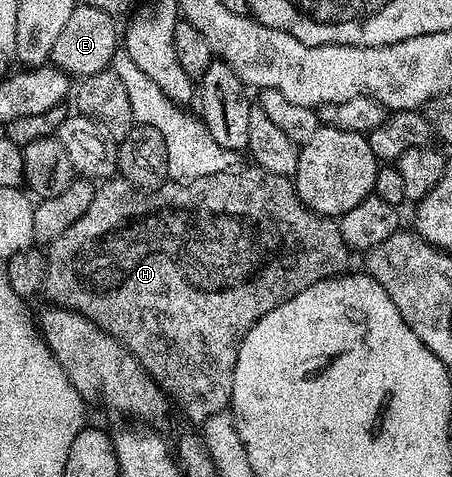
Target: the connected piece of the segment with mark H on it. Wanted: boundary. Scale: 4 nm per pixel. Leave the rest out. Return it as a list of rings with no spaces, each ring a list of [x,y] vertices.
[[[238,166],[227,172],[211,174],[207,178],[166,182],[161,188],[153,191],[140,191],[125,179],[110,178],[94,191],[91,206],[87,206],[80,218],[68,230],[63,230],[63,234],[59,234],[59,238],[55,238],[47,248],[49,265],[44,295],[49,295],[53,299],[50,301],[56,307],[70,308],[72,312],[83,314],[91,322],[98,324],[104,332],[110,332],[121,341],[168,393],[172,403],[181,407],[182,414],[193,426],[205,425],[215,414],[230,407],[239,346],[251,326],[255,326],[255,322],[259,322],[263,314],[275,310],[275,306],[279,306],[284,300],[295,298],[295,294],[307,290],[307,286],[315,286],[315,282],[342,275],[348,269],[345,267],[349,264],[349,256],[351,257],[347,242],[343,242],[340,223],[334,217],[320,216],[318,212],[312,212],[299,198],[297,187],[290,177],[271,174],[271,170],[256,166],[248,167]]]

